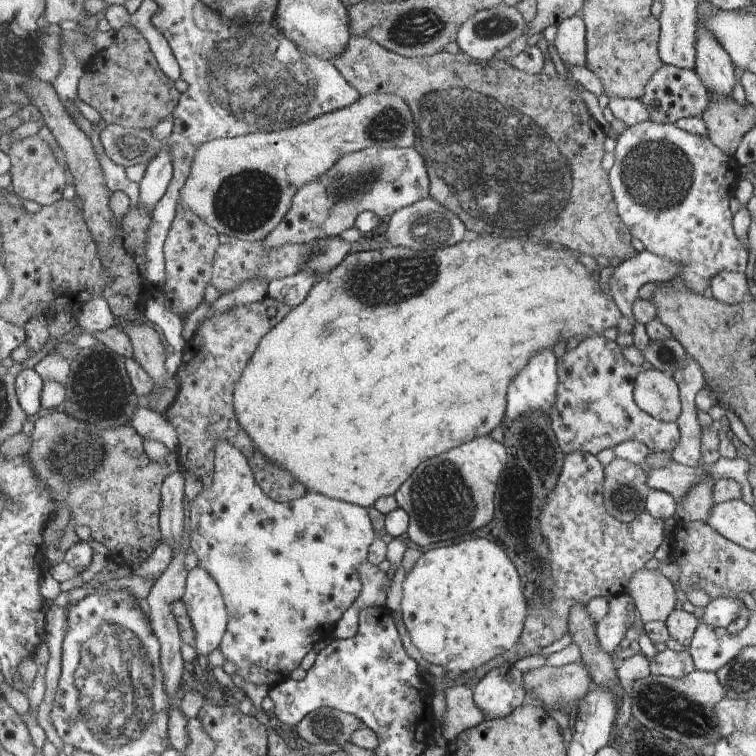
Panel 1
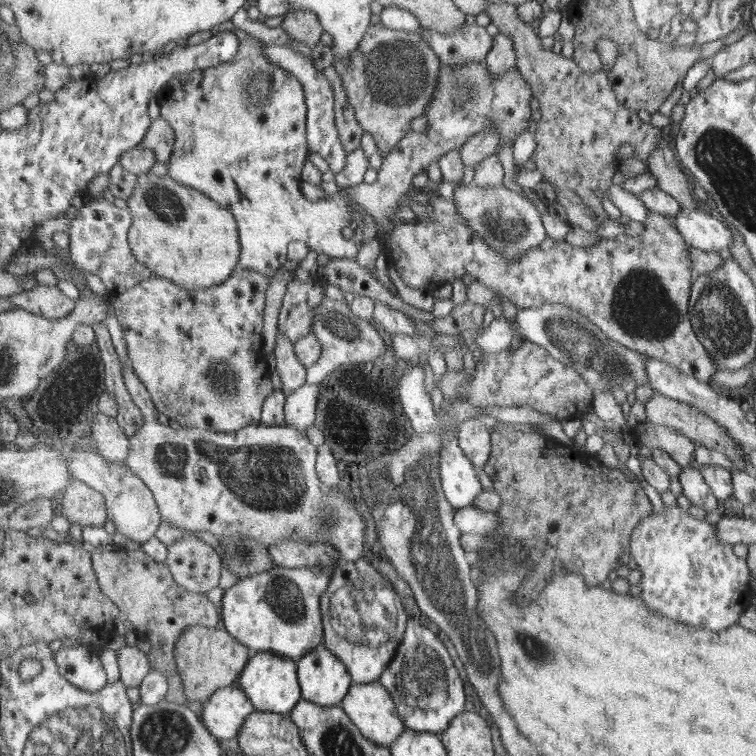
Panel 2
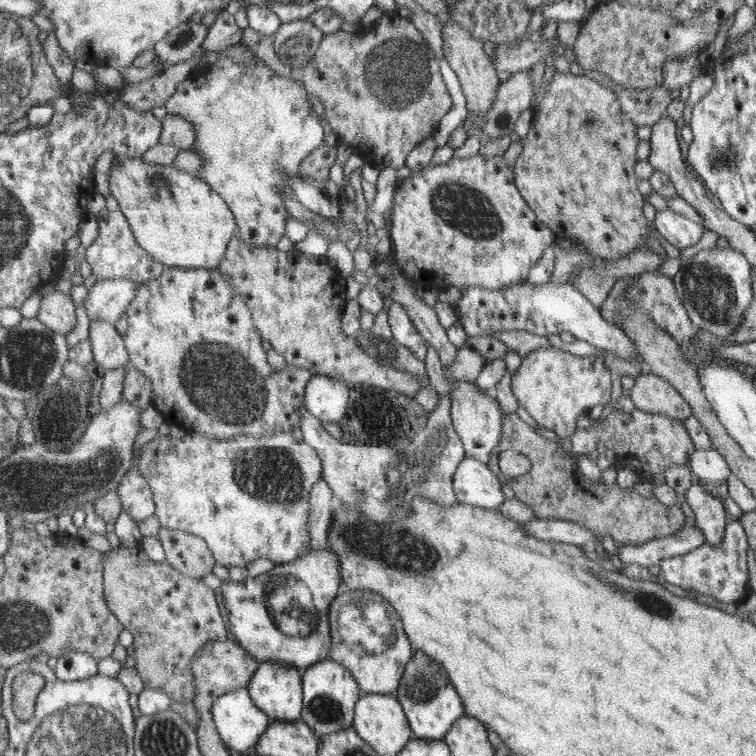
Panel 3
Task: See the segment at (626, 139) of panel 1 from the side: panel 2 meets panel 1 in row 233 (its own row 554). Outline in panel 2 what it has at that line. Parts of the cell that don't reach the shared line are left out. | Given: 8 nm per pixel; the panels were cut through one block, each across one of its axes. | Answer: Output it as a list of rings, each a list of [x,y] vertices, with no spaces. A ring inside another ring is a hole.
[[[678,505],[664,506],[661,511],[647,515],[647,519],[643,519],[641,525],[635,527],[635,534],[631,535],[631,554],[642,575],[639,595],[659,617],[678,621],[681,625],[722,632],[734,626],[743,608],[750,604],[745,564],[733,556],[729,544],[719,541],[715,523],[709,524],[704,519],[691,516],[688,509]]]

